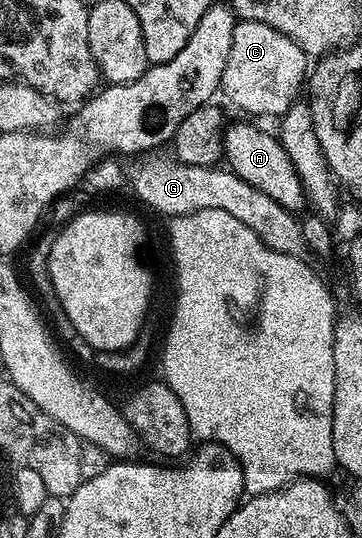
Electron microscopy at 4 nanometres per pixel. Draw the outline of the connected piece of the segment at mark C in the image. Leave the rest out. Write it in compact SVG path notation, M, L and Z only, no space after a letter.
M238 21L235 36L231 38L231 56L227 56L227 68L223 68L220 93L226 94L245 113L242 115L262 114L265 118L274 117L273 119L276 119L285 114L292 108L294 102L298 101L300 94L297 93L300 90L302 93L307 82L305 62L307 63L307 56L303 52L303 48L299 48L299 44L295 44L295 40L291 40L291 36L283 36L283 32L279 32L267 24Z

